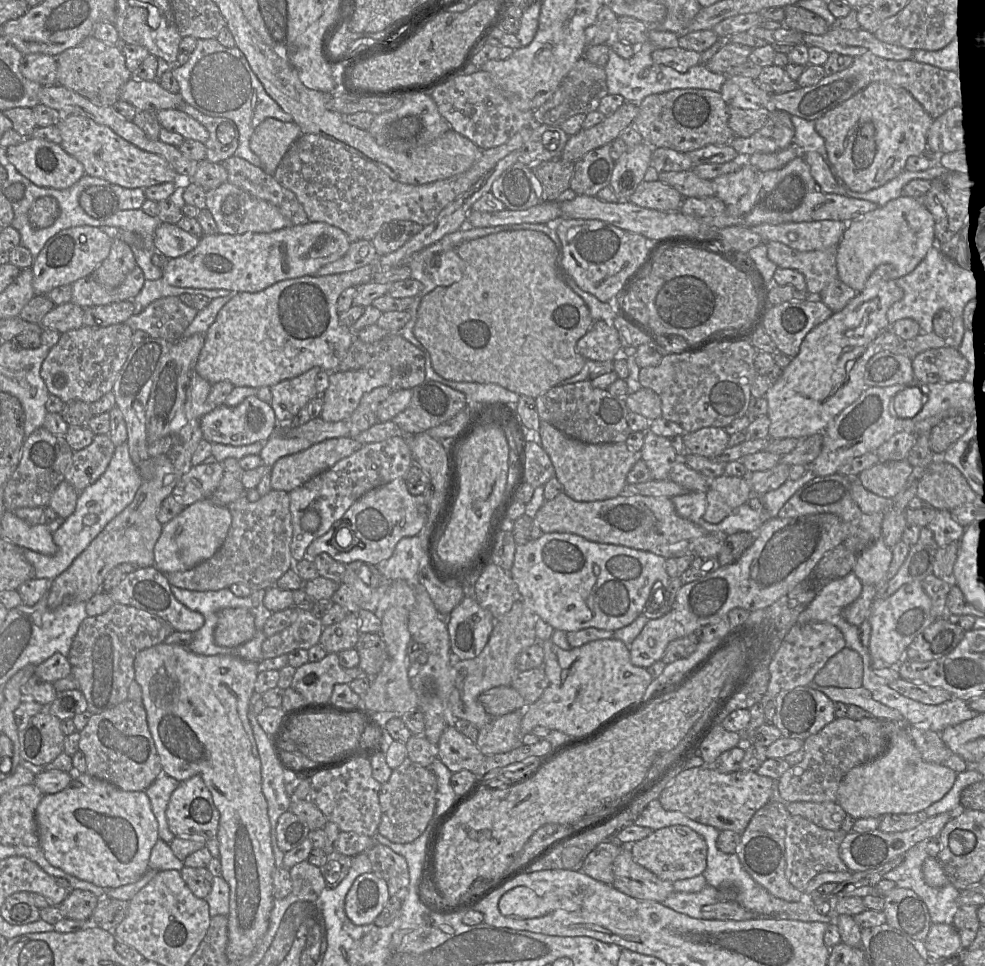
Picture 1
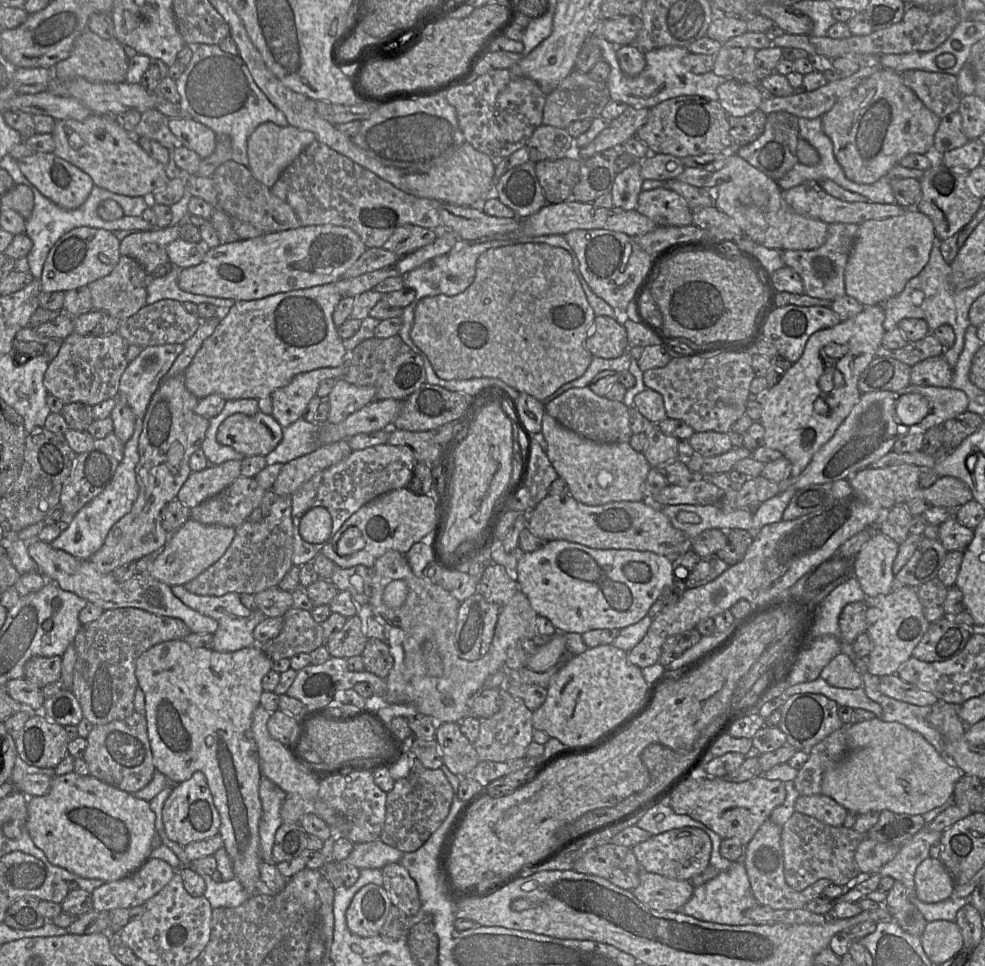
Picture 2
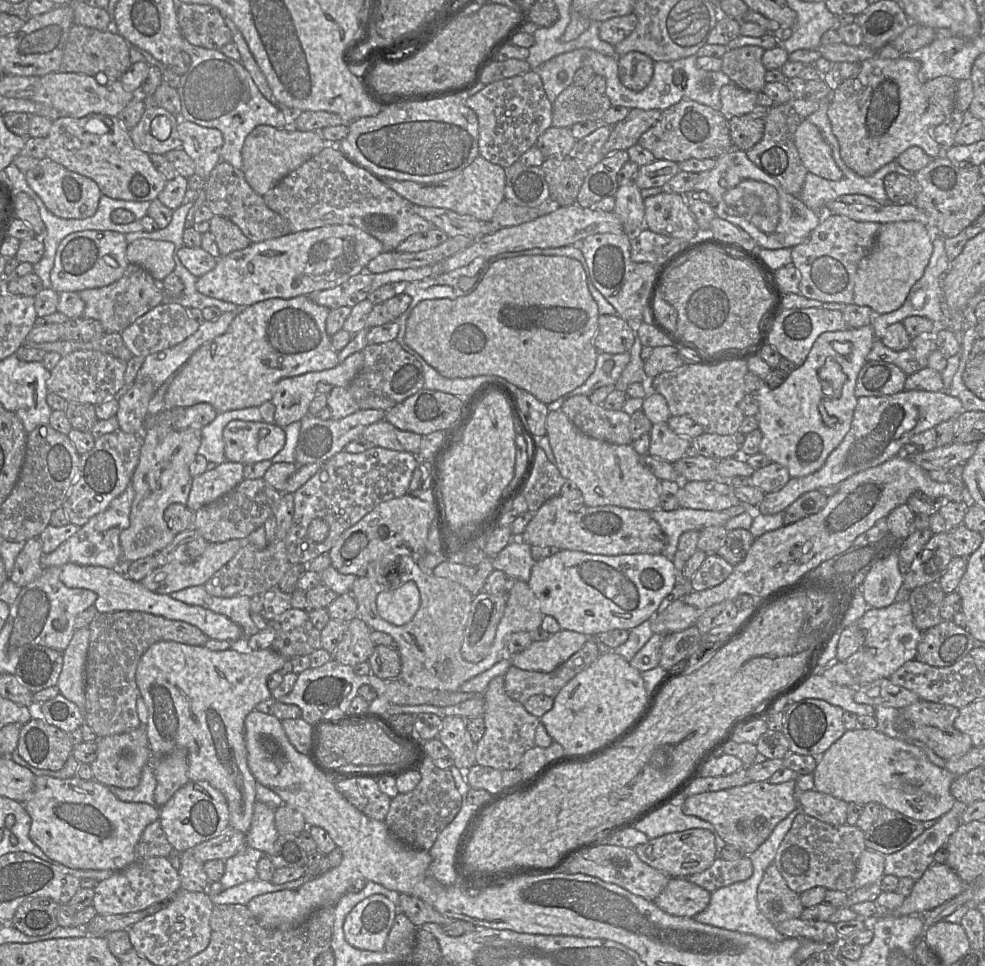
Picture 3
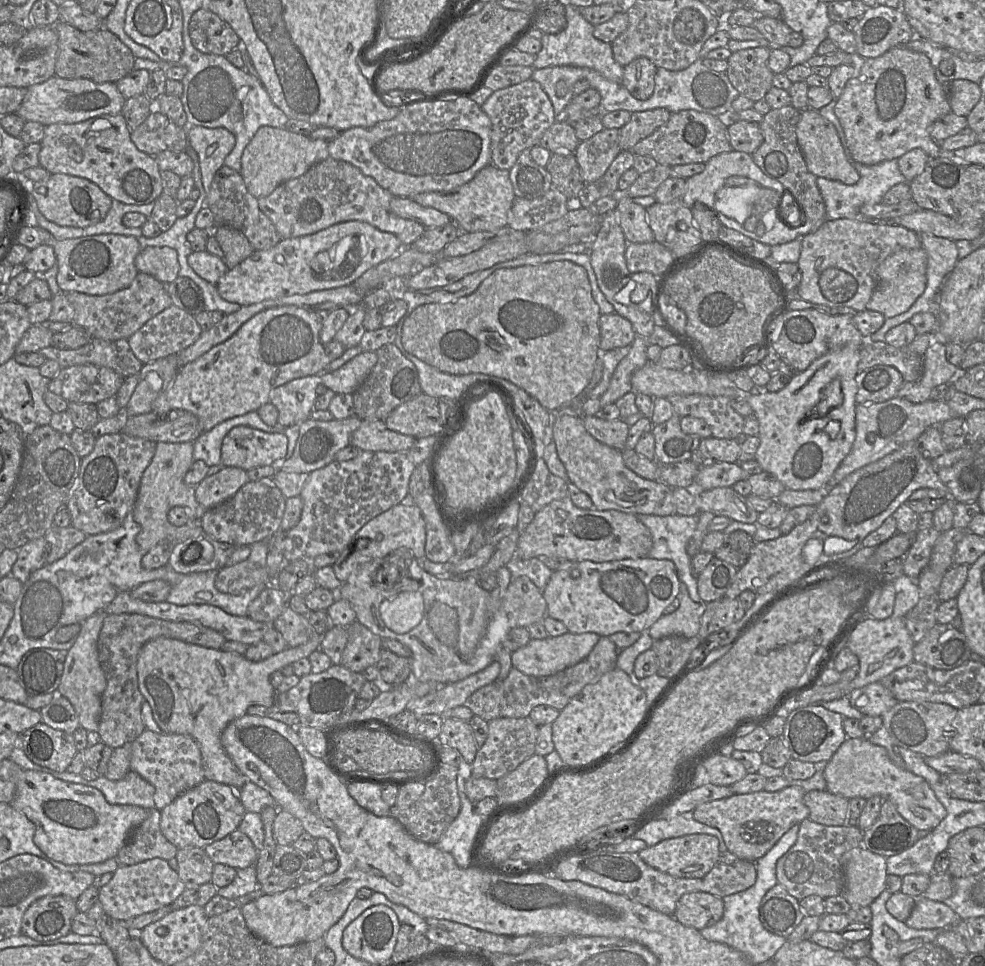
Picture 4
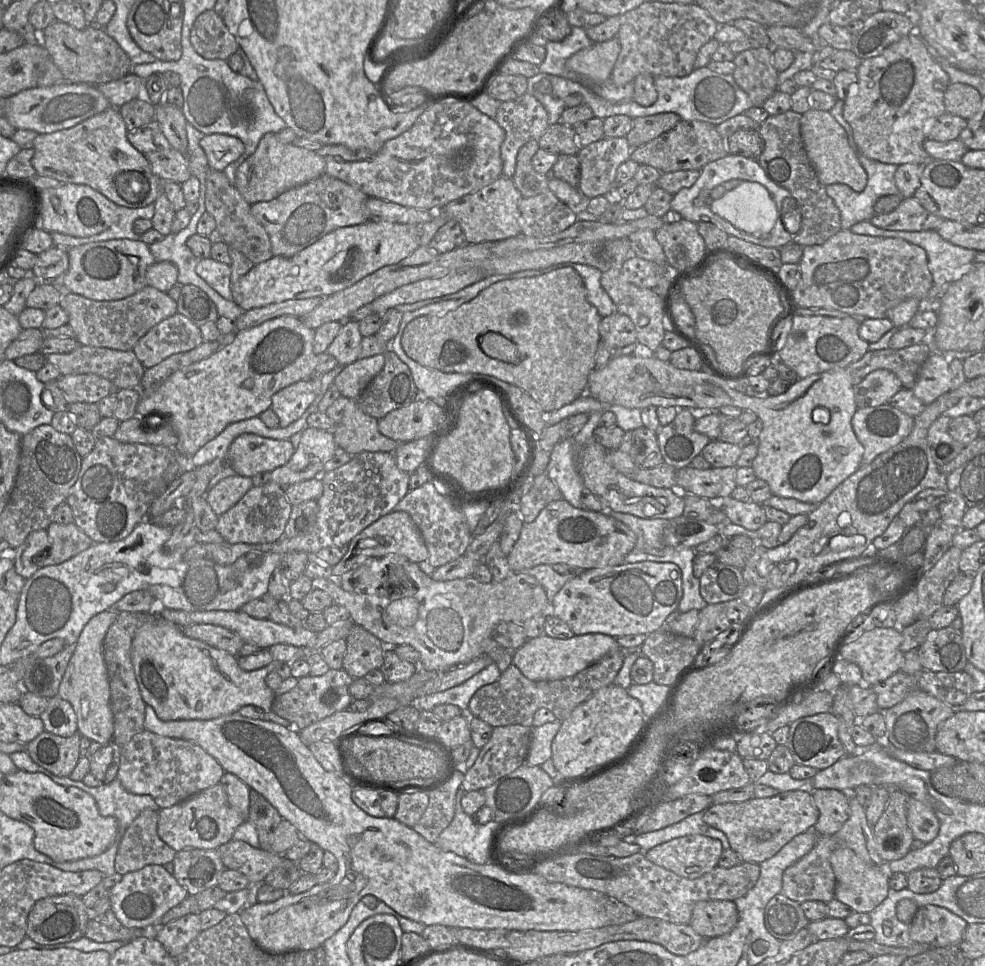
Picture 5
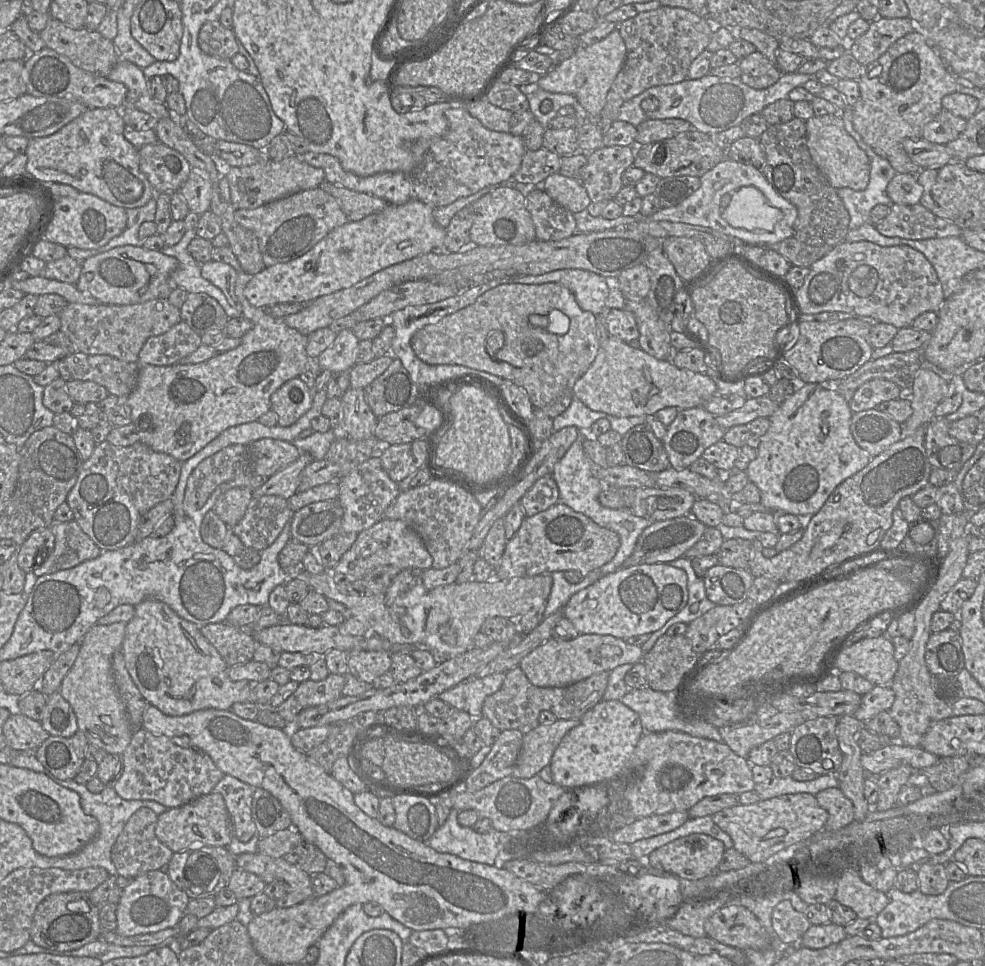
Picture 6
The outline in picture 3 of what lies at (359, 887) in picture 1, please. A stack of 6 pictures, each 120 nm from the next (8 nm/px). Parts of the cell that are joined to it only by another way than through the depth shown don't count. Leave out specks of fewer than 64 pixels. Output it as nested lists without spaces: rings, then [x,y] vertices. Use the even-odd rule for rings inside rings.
[[[381,894],[363,899],[344,920],[345,940],[360,950],[384,950],[397,913],[397,905]]]

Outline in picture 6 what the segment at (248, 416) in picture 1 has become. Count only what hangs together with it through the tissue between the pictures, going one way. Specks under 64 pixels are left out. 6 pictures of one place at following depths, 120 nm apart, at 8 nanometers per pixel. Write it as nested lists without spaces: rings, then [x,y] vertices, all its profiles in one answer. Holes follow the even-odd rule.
[[[263,438],[248,445],[252,460],[252,474],[270,477],[295,462],[300,451],[293,443]]]

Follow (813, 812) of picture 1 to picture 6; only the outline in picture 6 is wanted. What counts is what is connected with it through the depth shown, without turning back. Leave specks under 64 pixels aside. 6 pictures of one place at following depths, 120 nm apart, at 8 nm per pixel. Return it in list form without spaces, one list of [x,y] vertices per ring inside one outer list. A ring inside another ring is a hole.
[[[839,787],[824,789],[818,792],[815,798],[828,813],[823,830],[837,831],[854,821],[853,804]]]

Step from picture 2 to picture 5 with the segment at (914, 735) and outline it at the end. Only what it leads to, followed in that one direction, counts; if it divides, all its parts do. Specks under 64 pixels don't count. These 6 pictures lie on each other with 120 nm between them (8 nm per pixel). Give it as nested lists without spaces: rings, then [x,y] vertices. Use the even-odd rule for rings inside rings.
[[[914,797],[908,800],[907,821],[914,839],[925,844],[934,840],[939,833],[940,823],[934,810]]]

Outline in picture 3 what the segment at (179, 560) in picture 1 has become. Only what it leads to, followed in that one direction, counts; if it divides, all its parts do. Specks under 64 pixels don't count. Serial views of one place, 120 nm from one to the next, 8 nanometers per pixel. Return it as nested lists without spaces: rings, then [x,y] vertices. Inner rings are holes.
[[[247,538],[209,543],[203,554],[194,561],[158,566],[140,582],[157,594],[170,594],[190,586],[204,585],[245,543]]]

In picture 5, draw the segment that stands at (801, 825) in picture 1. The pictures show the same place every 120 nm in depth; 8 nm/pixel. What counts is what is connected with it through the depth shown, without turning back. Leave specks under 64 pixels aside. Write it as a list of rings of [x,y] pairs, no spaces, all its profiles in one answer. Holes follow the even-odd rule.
[[[819,836],[812,850],[784,871],[782,893],[799,904],[834,899],[836,878],[830,856],[839,846],[835,837]]]

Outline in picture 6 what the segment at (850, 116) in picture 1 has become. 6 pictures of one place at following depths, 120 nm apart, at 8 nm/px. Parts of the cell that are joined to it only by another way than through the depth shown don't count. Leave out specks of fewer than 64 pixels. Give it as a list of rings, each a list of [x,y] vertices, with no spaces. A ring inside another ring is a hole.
[[[916,25],[915,31],[898,39],[877,60],[865,66],[858,86],[860,96],[852,107],[855,131],[879,156],[888,160],[897,173],[918,174],[922,169],[910,159],[903,142],[922,139],[924,126],[943,109],[943,97],[957,91],[958,79],[946,70],[945,62]]]

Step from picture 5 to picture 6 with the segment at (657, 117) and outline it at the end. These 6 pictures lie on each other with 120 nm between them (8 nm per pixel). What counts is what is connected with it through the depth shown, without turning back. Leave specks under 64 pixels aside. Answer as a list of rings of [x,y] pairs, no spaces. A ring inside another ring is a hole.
[[[646,118],[637,128],[635,146],[672,138],[693,126],[681,118]]]

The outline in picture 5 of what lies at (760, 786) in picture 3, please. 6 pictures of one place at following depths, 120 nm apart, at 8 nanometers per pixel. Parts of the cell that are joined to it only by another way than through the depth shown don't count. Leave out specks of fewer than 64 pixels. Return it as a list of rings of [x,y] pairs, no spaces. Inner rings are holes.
[[[801,790],[780,792],[772,797],[752,798],[744,802],[712,804],[703,812],[704,822],[725,833],[731,849],[740,856],[742,862],[755,864],[760,864],[772,858],[796,835],[814,830],[818,817],[819,811],[812,794]]]

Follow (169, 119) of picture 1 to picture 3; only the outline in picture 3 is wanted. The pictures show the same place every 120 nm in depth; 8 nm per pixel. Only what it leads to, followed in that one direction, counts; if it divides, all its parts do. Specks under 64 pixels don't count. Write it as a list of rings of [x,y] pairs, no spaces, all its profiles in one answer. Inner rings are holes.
[[[177,117],[177,131],[182,149],[195,163],[195,173],[208,180],[214,167],[220,163],[223,135],[215,128],[207,128]]]

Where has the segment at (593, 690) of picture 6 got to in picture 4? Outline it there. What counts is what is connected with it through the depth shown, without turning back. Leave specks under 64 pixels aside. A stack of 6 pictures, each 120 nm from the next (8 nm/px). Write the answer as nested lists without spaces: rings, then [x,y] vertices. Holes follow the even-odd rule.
[[[601,636],[589,655],[579,663],[550,676],[530,676],[512,667],[507,678],[475,691],[464,703],[475,716],[489,722],[496,718],[524,718],[538,705],[561,711],[586,685],[598,681],[617,667],[619,649],[607,636]]]

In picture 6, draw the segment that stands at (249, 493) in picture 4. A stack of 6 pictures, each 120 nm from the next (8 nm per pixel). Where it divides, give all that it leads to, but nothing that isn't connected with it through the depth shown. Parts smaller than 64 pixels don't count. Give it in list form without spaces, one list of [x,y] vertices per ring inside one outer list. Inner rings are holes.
[[[253,497],[242,520],[230,530],[246,548],[262,551],[277,539],[293,513],[283,497]]]

